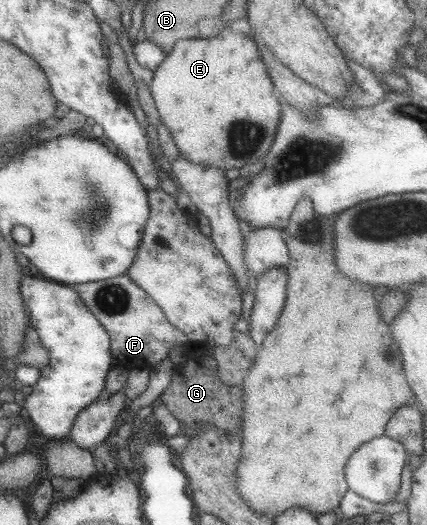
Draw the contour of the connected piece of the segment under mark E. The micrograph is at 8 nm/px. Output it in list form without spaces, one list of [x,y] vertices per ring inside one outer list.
[[[227,26],[213,37],[177,40],[173,52],[154,71],[151,93],[162,122],[175,139],[177,154],[193,164],[206,164],[219,170],[239,169],[260,160],[273,144],[282,101],[267,77],[267,69],[253,38],[252,33],[235,33]]]

